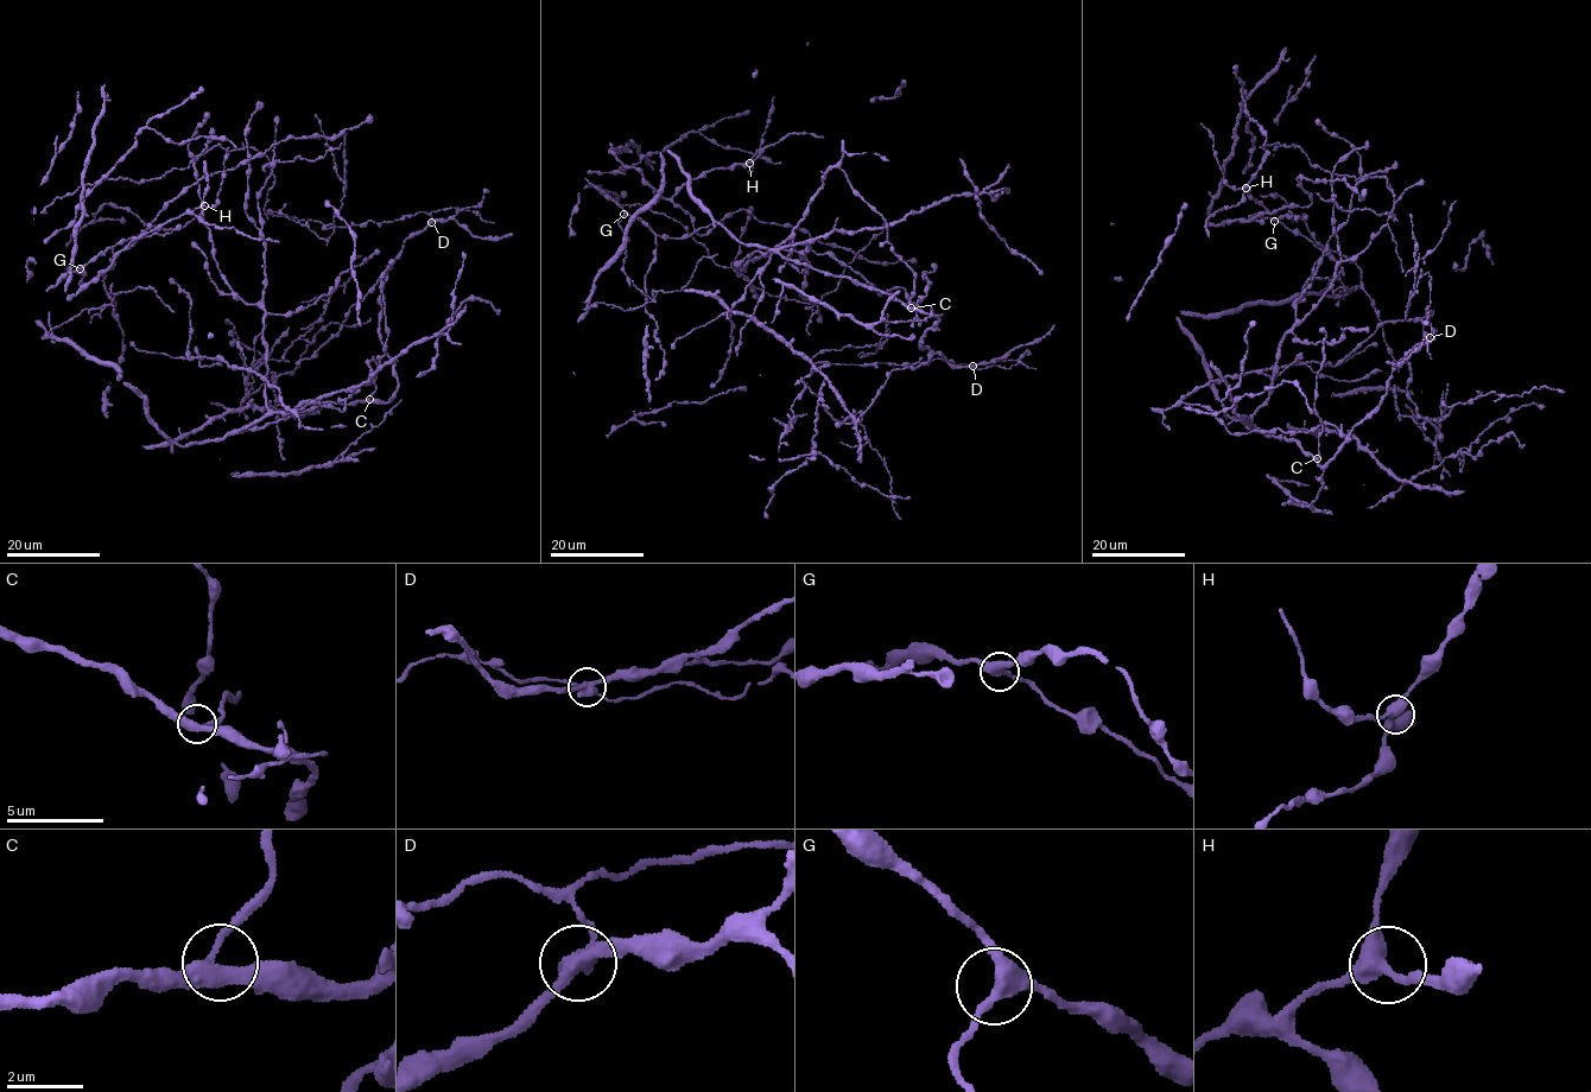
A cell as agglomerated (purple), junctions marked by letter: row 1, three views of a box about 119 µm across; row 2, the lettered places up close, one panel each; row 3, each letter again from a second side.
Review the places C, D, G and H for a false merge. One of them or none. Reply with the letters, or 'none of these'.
D

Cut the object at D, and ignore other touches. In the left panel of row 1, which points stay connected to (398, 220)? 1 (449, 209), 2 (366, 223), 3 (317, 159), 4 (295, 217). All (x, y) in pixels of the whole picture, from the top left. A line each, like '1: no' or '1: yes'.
1: yes
2: yes
3: no
4: yes

